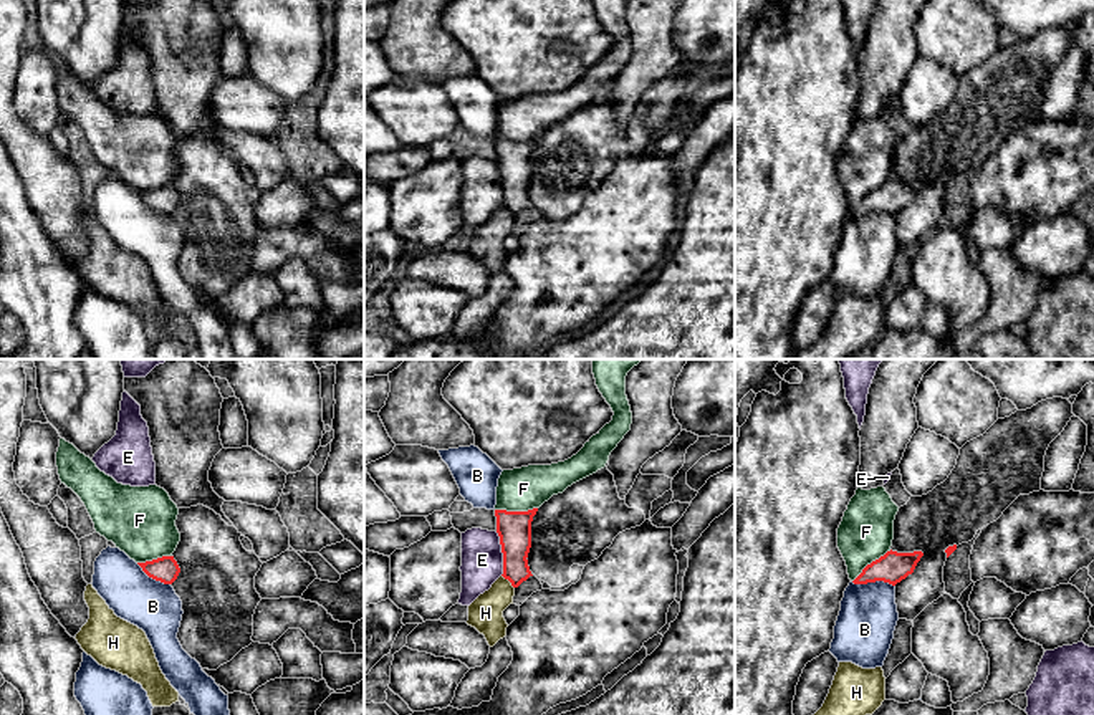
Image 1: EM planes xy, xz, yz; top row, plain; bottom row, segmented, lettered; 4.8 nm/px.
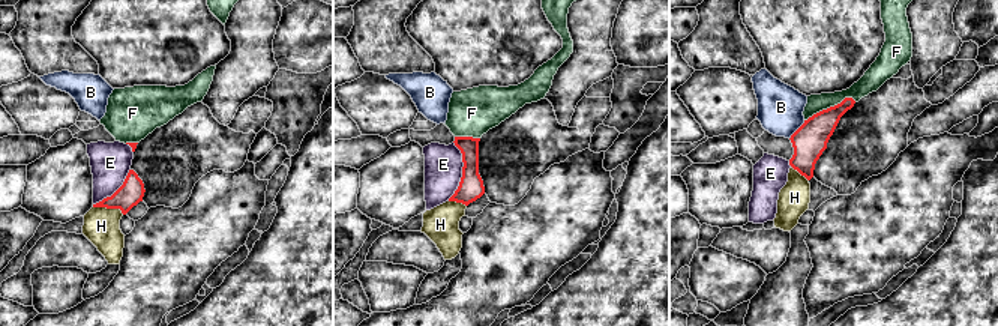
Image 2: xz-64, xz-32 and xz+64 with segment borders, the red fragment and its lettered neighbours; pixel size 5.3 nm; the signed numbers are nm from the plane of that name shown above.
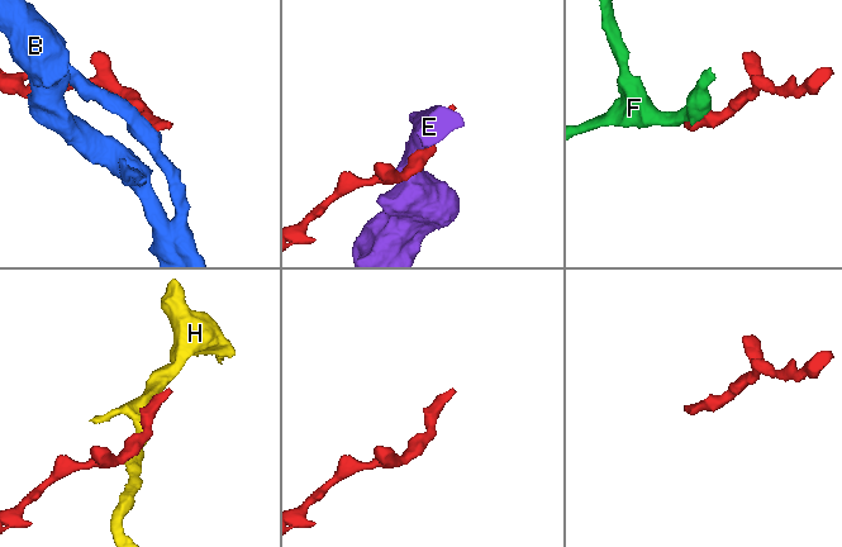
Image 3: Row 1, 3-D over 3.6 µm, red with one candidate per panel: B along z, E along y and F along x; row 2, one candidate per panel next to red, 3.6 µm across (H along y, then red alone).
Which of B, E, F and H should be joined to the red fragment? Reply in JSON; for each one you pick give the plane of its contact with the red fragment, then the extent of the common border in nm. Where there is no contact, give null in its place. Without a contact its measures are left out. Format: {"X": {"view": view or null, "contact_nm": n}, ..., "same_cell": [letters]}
{"same_cell": []}

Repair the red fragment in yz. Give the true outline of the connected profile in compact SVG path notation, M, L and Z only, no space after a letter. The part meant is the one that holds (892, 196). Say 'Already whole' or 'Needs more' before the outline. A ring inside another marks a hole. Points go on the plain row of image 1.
Already whole. M890 179L879 189L867 194L852 212L867 214L884 210L895 215L897 212L900 212L902 209L914 202L922 185L924 185L922 180L897 182Z

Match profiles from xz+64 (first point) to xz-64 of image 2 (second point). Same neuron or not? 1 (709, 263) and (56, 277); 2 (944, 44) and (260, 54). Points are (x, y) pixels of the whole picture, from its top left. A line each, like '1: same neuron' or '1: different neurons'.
1: same neuron
2: same neuron

